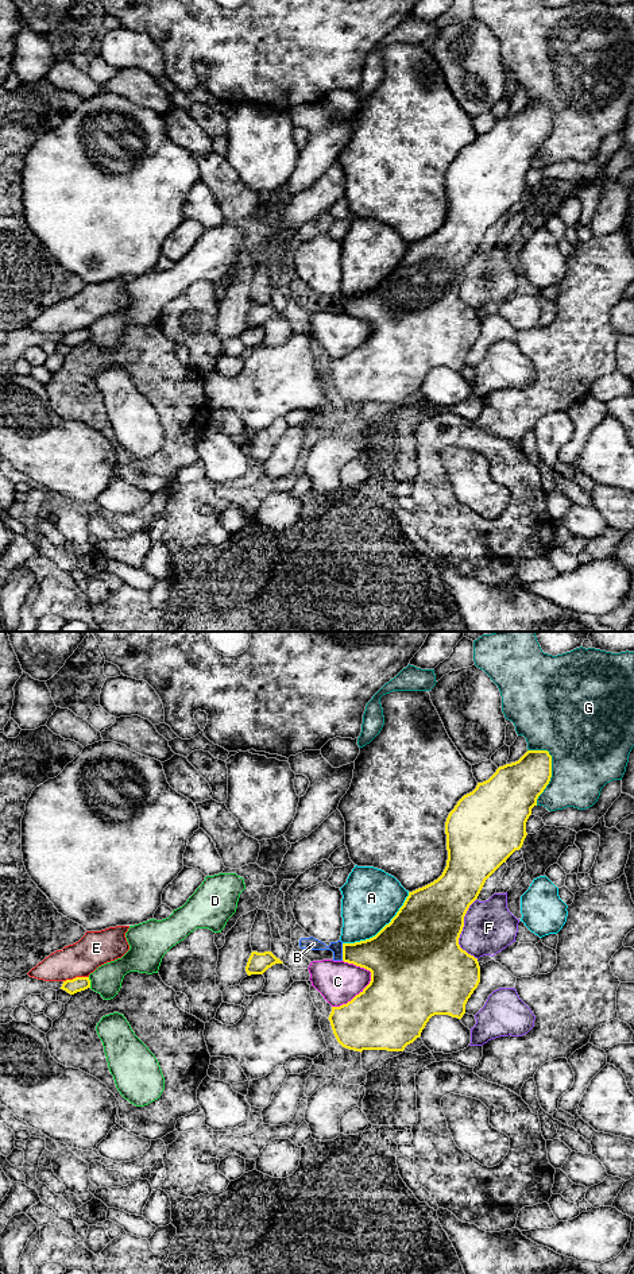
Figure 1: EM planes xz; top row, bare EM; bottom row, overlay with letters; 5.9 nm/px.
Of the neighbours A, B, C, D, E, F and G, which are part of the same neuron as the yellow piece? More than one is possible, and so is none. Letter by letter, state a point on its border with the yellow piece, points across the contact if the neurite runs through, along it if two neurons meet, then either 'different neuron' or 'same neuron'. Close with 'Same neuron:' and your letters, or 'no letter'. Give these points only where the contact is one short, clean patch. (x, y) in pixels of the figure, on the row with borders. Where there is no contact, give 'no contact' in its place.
A: xz (382, 929) | different neuron
B: xz (343, 952) | along xz (341, 944), (343, 960) | different neuron
C: xz (356, 995) | different neuron
D: xz (89, 983) | different neuron
E: xz (76, 977) | different neuron
F: xz (462, 930) | different neuron
G: xz (551, 776) | different neuron
Same neuron: no letter

